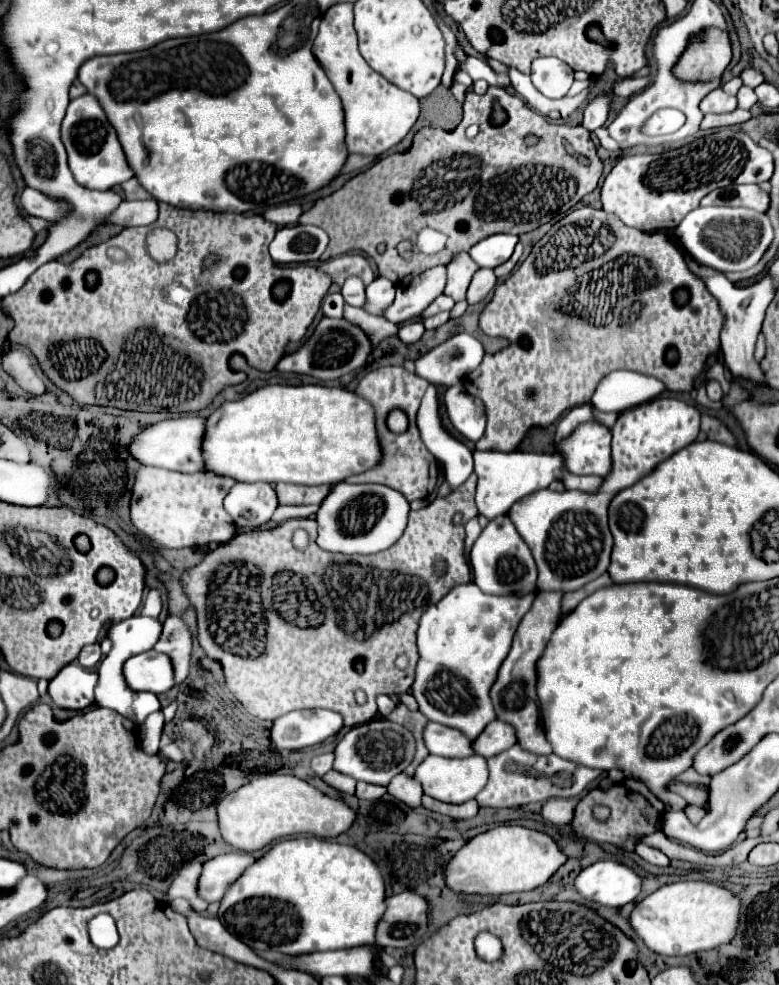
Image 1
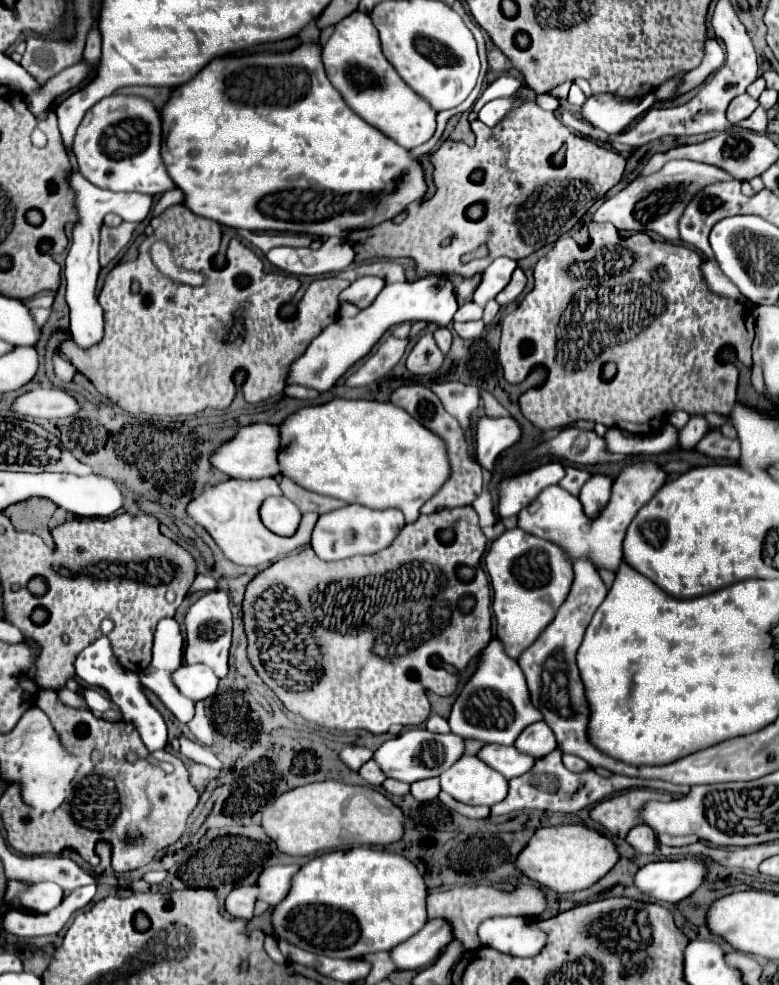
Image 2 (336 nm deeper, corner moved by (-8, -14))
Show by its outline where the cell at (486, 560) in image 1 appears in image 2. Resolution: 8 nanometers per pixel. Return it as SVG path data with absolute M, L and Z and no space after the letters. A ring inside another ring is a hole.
M519 527L505 531L499 539L491 543L485 557L487 573L493 587L493 613L497 621L497 637L505 645L505 653L513 659L519 651L529 647L537 633L553 621L557 607L565 601L573 581L573 567L567 555L545 539L537 539Z

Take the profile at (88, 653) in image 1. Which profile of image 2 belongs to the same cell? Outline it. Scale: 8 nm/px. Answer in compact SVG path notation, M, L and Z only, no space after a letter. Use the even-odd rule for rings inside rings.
M101 637L97 639L97 643L91 643L89 647L85 647L79 655L77 655L77 661L75 661L75 669L77 669L77 677L85 683L85 685L91 685L91 687L101 687L109 693L109 698L113 703L119 705L119 709L123 711L123 719L133 723L135 729L139 731L145 747L149 751L157 751L157 749L165 749L167 745L167 727L165 727L165 721L161 717L161 713L147 701L145 693L143 693L143 687L137 679L137 673L131 673L131 671L125 671L113 651L111 651L111 645L109 645L109 639L107 637Z

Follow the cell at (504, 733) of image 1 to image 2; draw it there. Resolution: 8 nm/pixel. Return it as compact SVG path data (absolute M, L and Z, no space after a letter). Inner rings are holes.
M537 721L537 723L525 727L521 731L521 735L515 739L515 749L517 751L521 751L525 755L533 755L537 759L551 753L555 747L557 747L555 735L547 727L545 721Z

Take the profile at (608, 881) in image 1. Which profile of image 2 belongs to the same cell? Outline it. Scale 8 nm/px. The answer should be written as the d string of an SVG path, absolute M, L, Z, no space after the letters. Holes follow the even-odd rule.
M697 859L659 861L643 865L635 877L635 887L655 903L679 903L691 895L705 877L705 865Z

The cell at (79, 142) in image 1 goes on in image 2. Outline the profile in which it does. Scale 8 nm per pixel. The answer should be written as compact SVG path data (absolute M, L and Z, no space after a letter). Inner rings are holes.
M109 95L101 99L85 113L73 141L77 169L93 185L109 191L137 191L145 195L161 195L175 187L161 163L159 149L159 111L147 99L135 95Z

